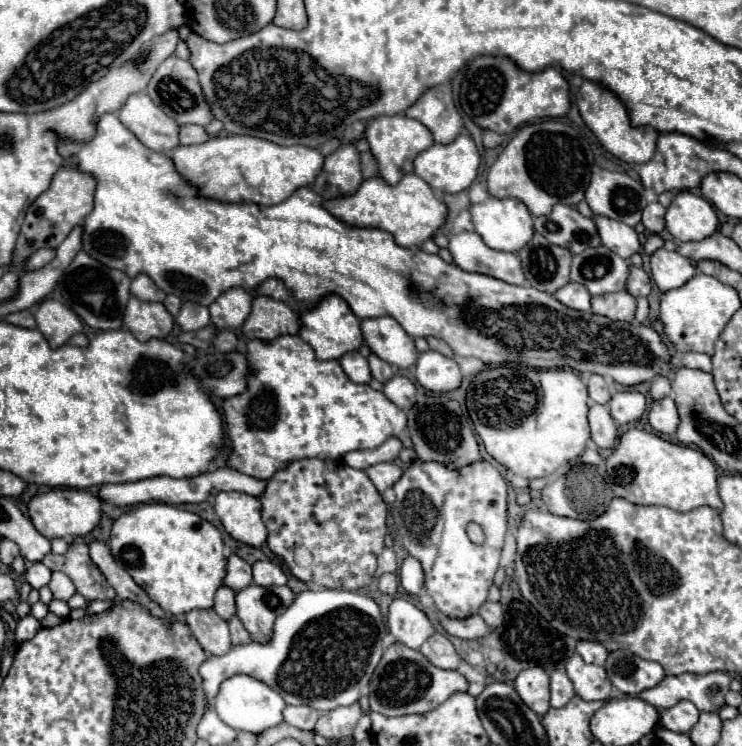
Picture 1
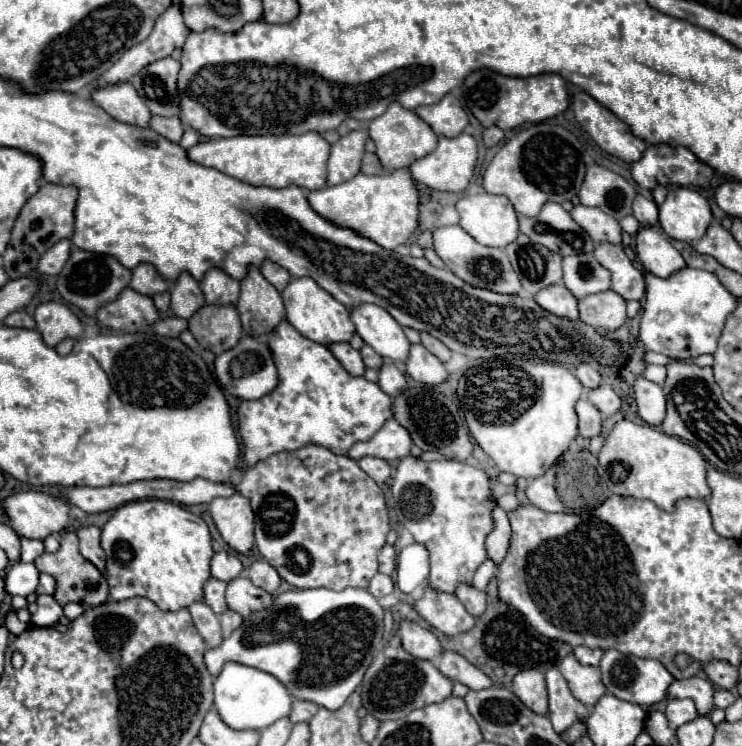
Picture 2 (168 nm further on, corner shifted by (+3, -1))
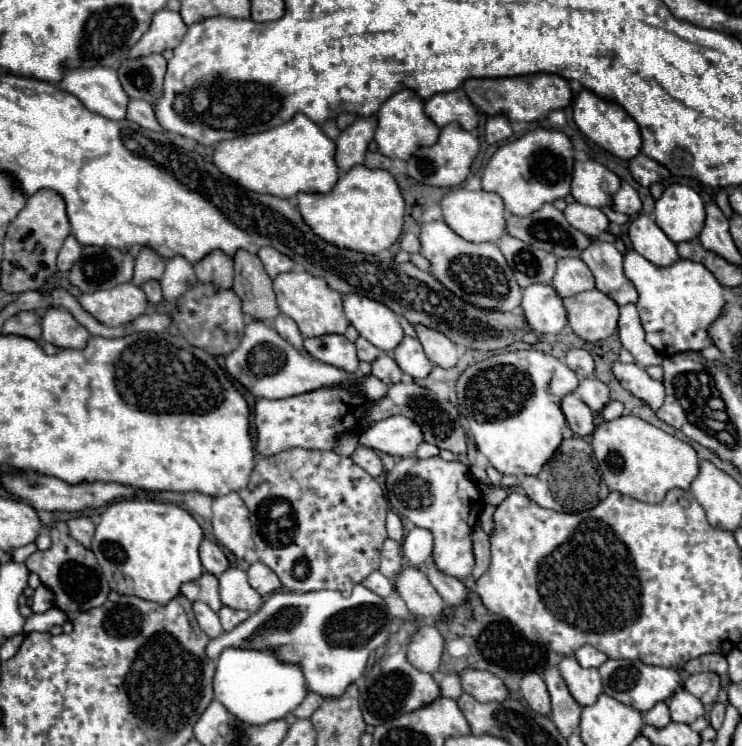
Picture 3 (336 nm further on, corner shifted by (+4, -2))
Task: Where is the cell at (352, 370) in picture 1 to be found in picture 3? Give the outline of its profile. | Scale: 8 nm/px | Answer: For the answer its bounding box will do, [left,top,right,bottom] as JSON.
[304,334,358,372]

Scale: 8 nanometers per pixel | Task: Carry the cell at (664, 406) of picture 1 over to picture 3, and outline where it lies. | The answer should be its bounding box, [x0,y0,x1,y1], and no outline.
[612,362,664,410]

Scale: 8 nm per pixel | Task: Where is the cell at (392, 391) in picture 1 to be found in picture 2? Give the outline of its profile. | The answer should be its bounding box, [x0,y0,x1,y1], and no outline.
[377,361,407,397]

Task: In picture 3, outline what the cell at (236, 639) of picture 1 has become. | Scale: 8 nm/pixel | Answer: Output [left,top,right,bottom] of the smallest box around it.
[218,606,250,630]

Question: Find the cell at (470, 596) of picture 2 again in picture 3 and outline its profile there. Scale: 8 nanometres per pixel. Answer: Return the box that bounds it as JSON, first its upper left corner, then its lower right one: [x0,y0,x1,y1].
[424,560,468,606]

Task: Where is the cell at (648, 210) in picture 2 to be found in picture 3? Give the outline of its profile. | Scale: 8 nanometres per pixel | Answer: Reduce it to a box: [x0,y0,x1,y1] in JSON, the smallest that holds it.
[612,182,642,218]

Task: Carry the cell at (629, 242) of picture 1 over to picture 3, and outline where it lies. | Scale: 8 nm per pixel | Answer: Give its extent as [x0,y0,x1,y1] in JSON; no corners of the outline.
[564,202,608,236]

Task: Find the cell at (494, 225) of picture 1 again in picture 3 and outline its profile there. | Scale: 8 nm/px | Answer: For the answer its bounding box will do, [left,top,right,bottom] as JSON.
[440,188,506,244]

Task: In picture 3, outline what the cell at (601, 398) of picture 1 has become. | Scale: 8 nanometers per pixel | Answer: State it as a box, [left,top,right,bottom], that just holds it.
[564,348,594,378]

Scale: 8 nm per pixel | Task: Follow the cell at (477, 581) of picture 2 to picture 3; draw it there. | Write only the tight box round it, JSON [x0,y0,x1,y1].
[472,522,490,578]

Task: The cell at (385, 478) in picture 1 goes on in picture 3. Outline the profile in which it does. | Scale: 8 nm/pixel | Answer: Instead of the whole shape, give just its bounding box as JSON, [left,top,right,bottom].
[352,446,382,476]

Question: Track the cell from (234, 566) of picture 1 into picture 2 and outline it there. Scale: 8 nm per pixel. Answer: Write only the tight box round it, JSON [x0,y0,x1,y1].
[211,551,243,581]

